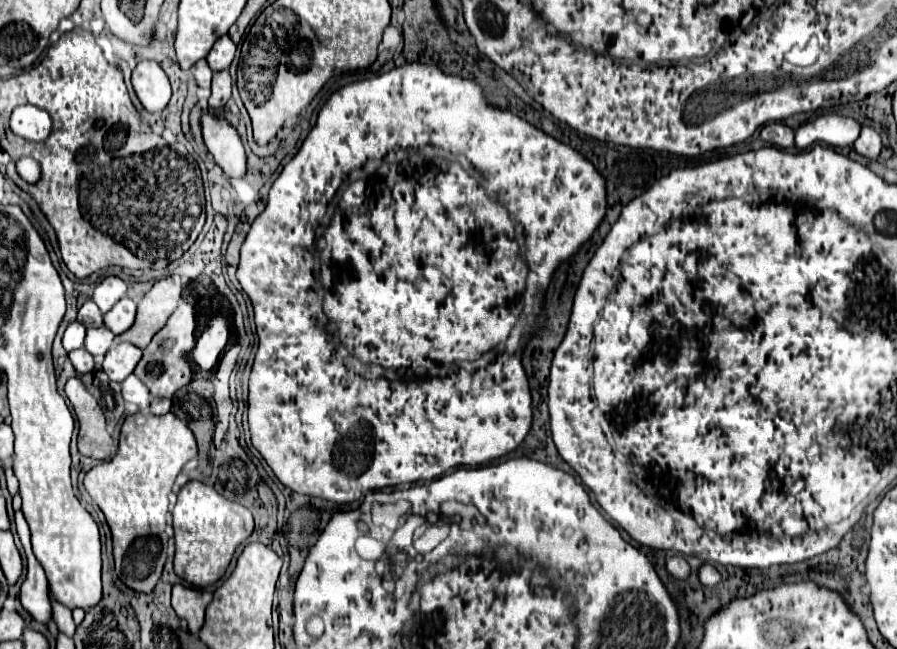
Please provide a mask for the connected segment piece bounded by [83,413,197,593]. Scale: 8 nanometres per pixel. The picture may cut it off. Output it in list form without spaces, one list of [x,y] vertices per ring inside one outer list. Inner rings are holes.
[[[139,413],[125,417],[117,455],[85,475],[85,491],[105,513],[113,535],[115,573],[133,591],[151,593],[161,579],[169,541],[165,533],[169,493],[183,465],[193,457],[197,457],[195,437],[179,417]]]

